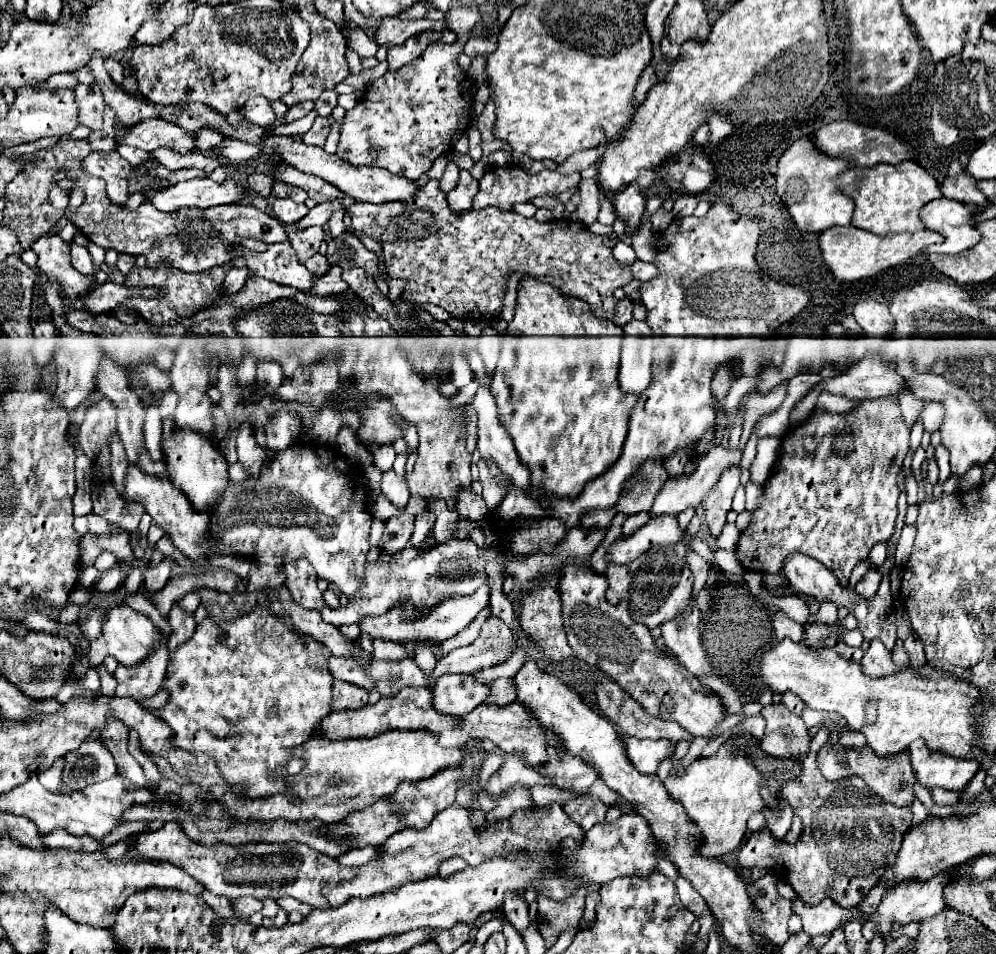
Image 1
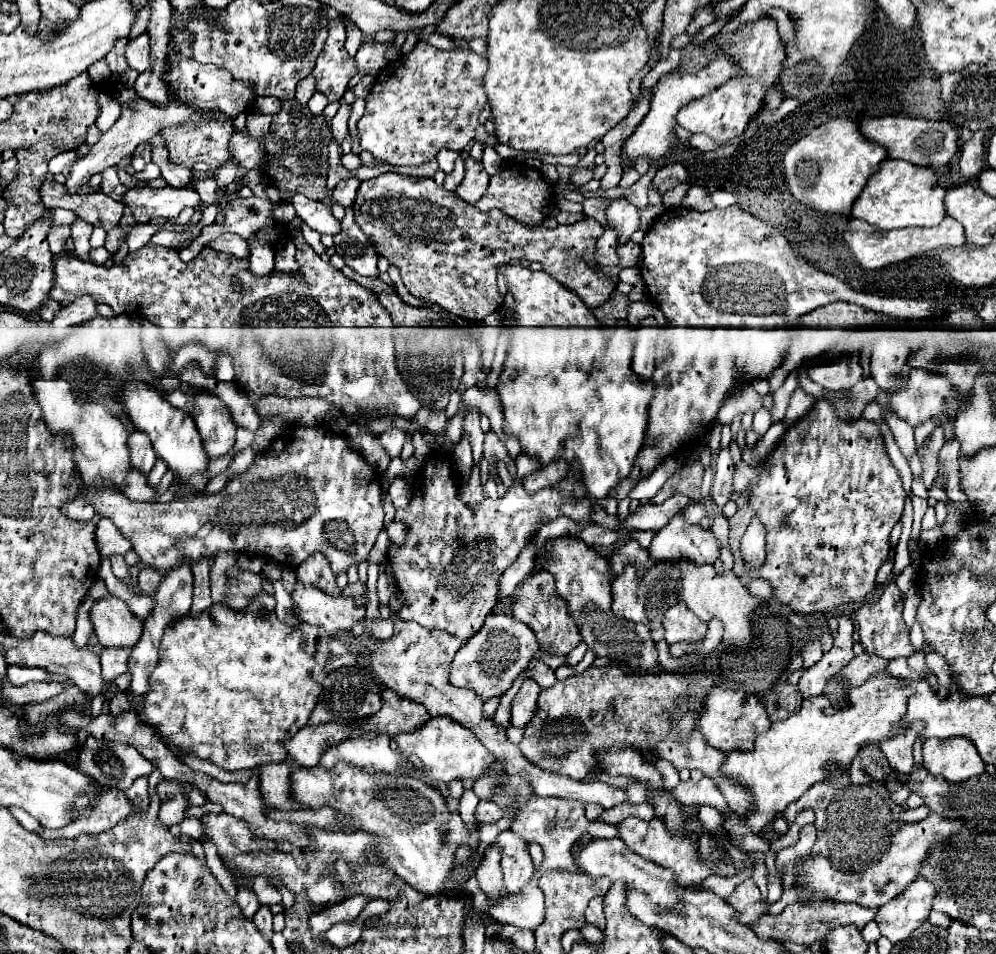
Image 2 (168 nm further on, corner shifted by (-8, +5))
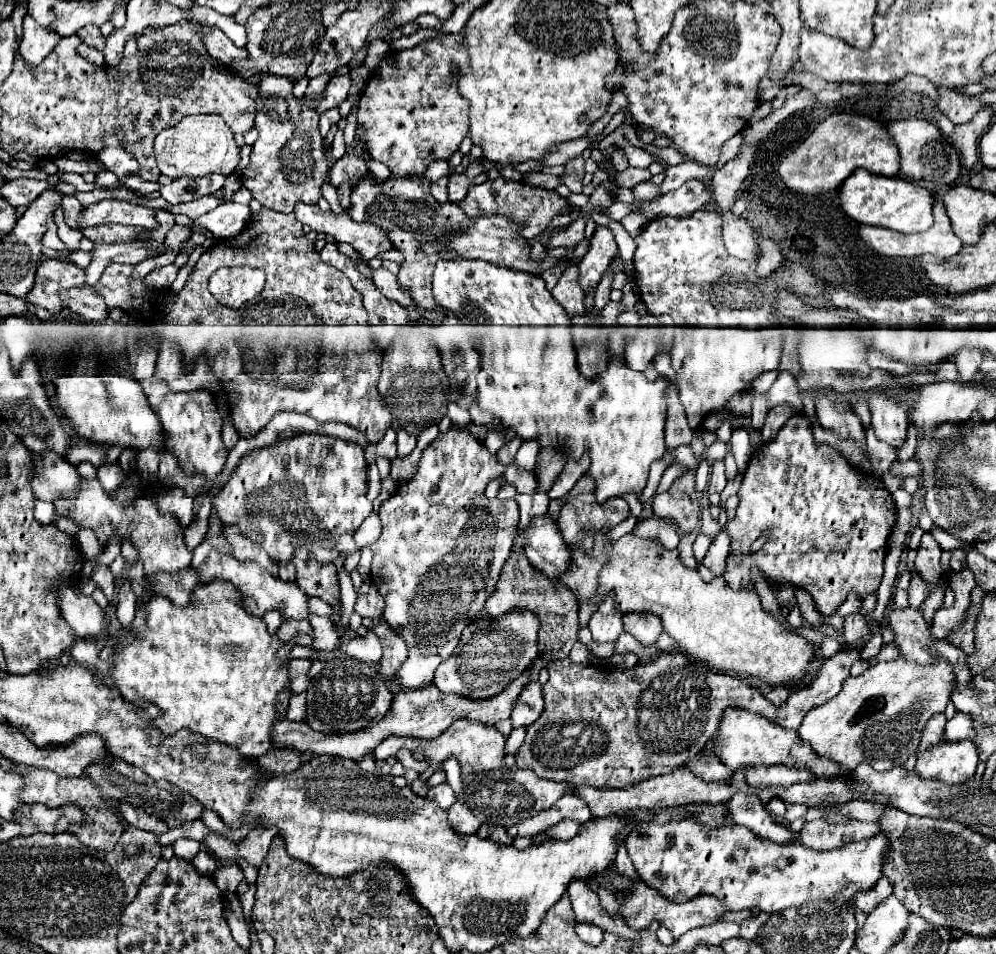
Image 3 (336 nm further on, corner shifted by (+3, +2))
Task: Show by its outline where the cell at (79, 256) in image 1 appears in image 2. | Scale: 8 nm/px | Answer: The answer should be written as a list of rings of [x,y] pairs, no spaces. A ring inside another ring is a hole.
[[[76,218],[72,224],[72,240],[76,246],[76,256],[80,256],[82,260],[88,260],[90,234],[92,234],[92,226],[88,222],[84,222],[82,218]]]

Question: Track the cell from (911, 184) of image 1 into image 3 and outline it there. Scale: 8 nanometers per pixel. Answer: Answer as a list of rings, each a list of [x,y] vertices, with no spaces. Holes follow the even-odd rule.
[[[857,169],[853,175],[849,175],[845,185],[841,185],[839,199],[843,211],[857,223],[885,227],[899,233],[919,233],[933,225],[931,193],[925,187],[903,177],[873,175],[865,169]]]

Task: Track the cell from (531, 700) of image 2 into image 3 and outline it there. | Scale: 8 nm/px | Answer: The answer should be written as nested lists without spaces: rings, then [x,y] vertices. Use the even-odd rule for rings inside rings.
[[[533,681],[523,687],[519,693],[515,707],[511,711],[511,725],[513,727],[527,727],[539,719],[543,711],[543,697],[541,697],[541,683]]]

